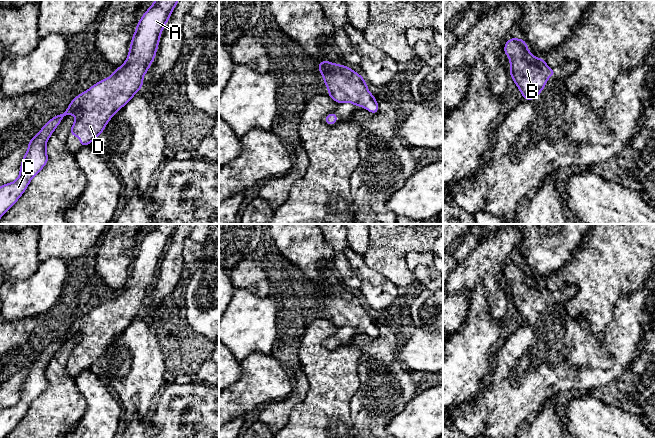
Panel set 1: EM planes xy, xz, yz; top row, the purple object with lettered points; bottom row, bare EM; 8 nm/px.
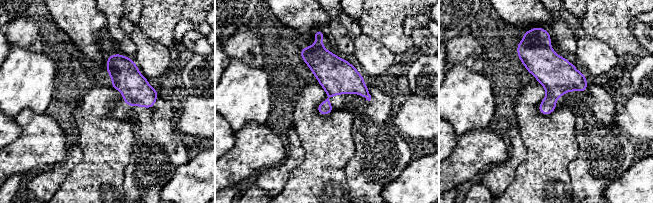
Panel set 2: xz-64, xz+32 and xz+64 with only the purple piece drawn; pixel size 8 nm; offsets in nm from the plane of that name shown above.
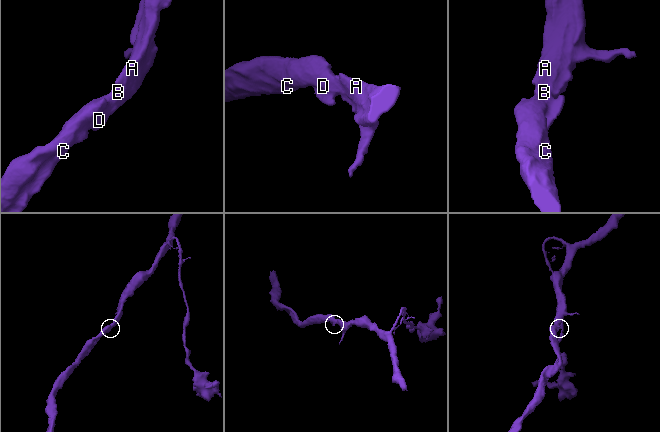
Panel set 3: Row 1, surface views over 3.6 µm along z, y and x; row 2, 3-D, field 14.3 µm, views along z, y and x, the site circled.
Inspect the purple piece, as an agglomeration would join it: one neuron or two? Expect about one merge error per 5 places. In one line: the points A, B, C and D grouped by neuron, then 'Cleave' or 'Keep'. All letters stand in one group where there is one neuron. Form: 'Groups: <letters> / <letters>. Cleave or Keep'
Groups: A B C D. Keep

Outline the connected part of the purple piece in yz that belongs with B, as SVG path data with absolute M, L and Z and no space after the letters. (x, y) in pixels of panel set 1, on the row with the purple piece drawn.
M512 37L504 44L504 53L510 58L509 73L518 89L522 93L522 98L533 101L542 92L547 79L557 73L557 70L550 69L543 58L535 58L528 50L525 39Z

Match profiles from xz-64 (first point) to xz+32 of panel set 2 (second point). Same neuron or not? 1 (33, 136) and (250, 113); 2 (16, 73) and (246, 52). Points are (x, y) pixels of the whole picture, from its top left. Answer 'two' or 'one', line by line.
1: two
2: two

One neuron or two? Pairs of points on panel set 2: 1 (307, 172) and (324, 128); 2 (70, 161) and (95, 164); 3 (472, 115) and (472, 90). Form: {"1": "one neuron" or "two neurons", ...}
{"1": "one neuron", "2": "two neurons", "3": "one neuron"}

